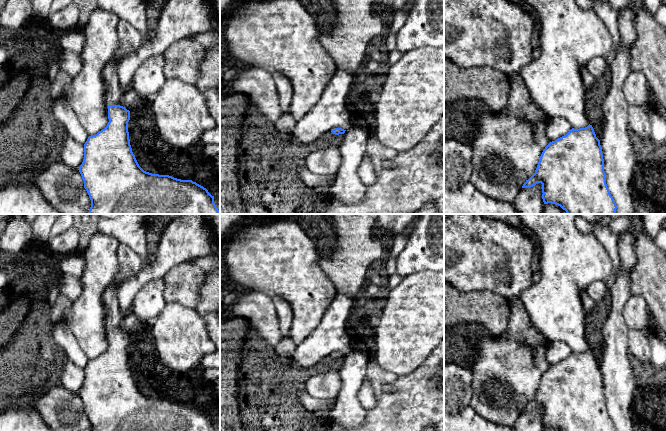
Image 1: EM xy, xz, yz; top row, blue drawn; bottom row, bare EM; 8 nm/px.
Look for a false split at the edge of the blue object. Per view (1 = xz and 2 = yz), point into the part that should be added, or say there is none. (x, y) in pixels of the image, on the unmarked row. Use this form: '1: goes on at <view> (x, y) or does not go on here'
1: does not go on here
2: does not go on here

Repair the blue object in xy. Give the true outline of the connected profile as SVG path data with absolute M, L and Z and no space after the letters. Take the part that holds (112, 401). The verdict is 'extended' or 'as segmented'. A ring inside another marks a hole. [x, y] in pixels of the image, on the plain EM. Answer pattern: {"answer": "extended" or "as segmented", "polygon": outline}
{"answer": "extended", "polygon": "M124 243L119 244L117 257L119 271L103 293L109 346L104 353L88 361L84 368L84 383L78 393L91 424L91 431L216 431L214 420L196 406L152 398L139 390L129 363L130 335L118 328L124 315L119 309L116 290L120 283L138 274L144 265L142 258Z"}

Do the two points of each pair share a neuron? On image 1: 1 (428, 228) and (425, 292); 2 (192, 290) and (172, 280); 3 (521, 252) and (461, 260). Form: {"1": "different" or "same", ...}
{"1": "different", "2": "same", "3": "same"}

